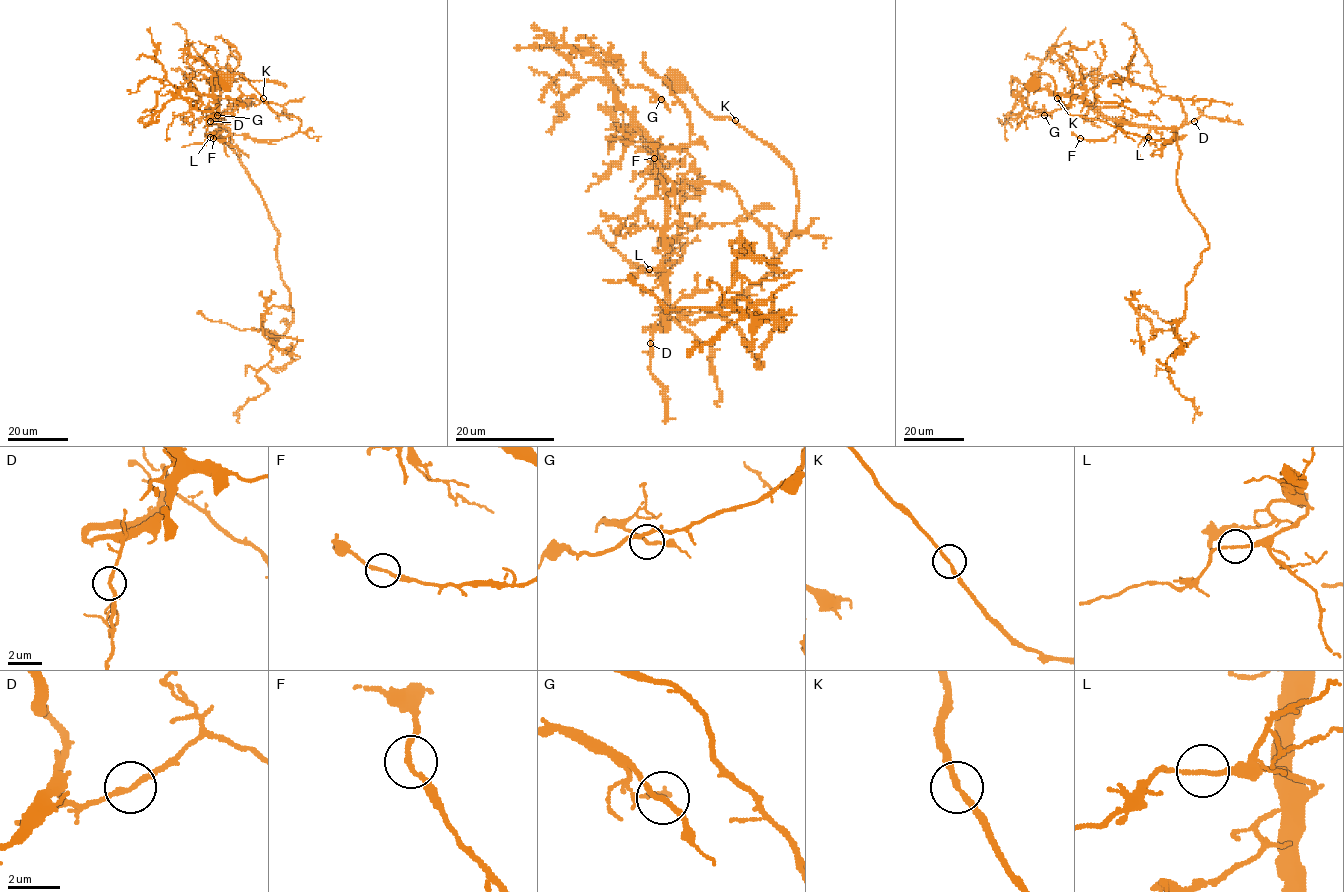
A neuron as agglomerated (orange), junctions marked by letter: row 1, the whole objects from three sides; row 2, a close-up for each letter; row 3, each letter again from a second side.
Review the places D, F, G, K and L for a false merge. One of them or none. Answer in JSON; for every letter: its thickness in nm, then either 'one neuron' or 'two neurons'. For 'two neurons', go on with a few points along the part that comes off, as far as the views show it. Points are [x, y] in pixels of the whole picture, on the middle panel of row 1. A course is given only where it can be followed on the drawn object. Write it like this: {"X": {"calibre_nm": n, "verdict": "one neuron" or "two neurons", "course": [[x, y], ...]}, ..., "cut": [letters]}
{"D": {"calibre_nm": 190, "verdict": "one neuron"}, "F": {"calibre_nm": 180, "verdict": "one neuron"}, "G": {"calibre_nm": 190, "verdict": "one neuron"}, "K": {"calibre_nm": 190, "verdict": "one neuron"}, "L": {"calibre_nm": 170, "verdict": "one neuron"}, "cut": []}

